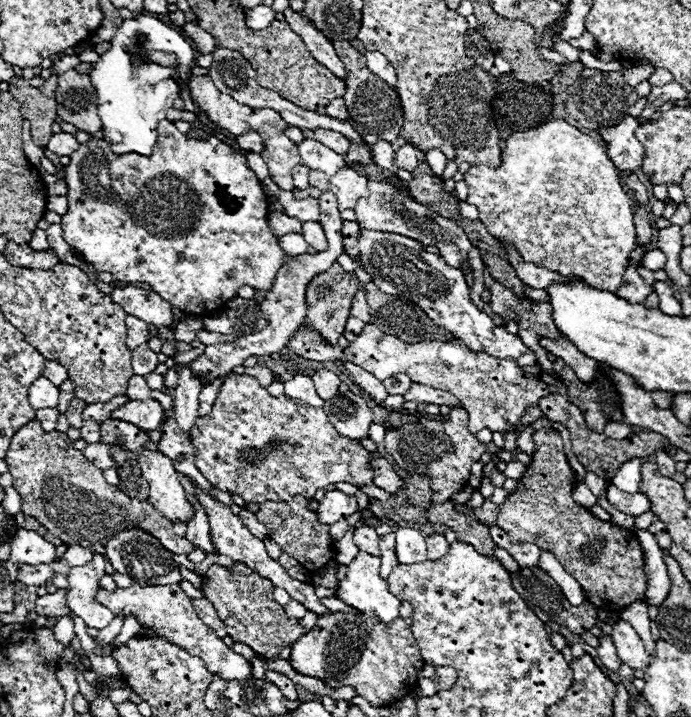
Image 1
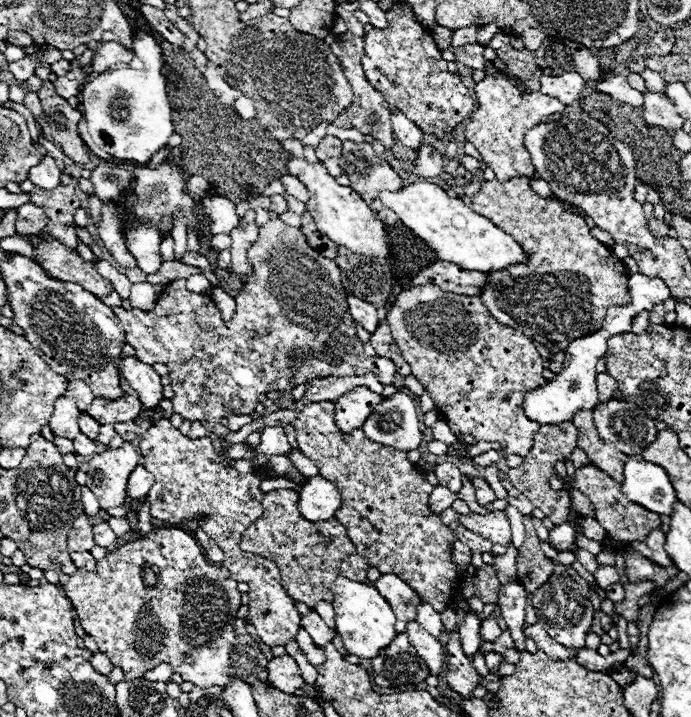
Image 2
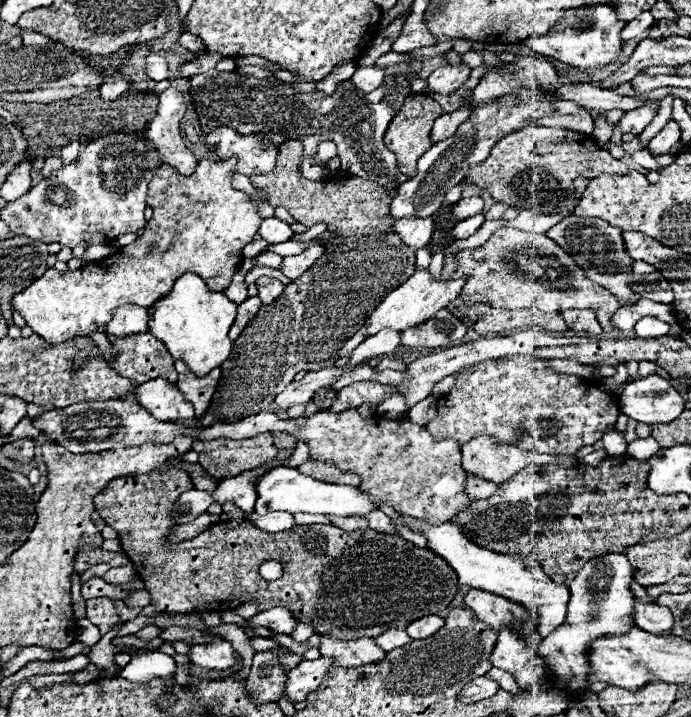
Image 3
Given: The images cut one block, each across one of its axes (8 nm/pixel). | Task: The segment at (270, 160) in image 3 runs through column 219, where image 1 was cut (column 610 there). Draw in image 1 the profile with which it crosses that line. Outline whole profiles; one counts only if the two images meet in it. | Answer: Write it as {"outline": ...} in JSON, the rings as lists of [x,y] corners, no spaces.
{"outline":[[[628,116],[616,126],[598,130],[602,140],[608,144],[608,156],[620,170],[636,170],[644,158],[644,146],[636,140],[636,128],[642,126],[638,118]]]}

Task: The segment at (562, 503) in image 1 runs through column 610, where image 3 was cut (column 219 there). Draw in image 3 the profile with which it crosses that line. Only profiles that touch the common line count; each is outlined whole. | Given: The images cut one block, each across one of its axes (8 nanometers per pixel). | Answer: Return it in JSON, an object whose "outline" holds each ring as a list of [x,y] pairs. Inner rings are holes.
{"outline":[[[168,468],[164,476],[158,476],[156,472],[152,474],[134,474],[134,476],[124,476],[124,478],[118,478],[114,480],[102,494],[98,494],[94,498],[94,506],[96,506],[96,512],[102,516],[102,520],[112,526],[116,532],[118,532],[118,538],[120,538],[120,546],[122,546],[122,552],[132,560],[134,564],[134,570],[138,574],[138,578],[144,580],[146,584],[146,590],[152,594],[152,606],[156,606],[160,612],[168,612],[168,614],[190,614],[190,612],[226,612],[226,610],[236,610],[238,606],[246,604],[246,602],[258,602],[258,612],[264,612],[264,610],[270,610],[270,608],[276,608],[276,606],[284,606],[288,608],[294,618],[298,622],[304,622],[304,624],[310,624],[314,628],[316,634],[330,634],[330,636],[336,636],[338,640],[358,640],[362,636],[368,636],[368,638],[378,638],[380,634],[384,634],[388,628],[398,628],[398,630],[404,630],[412,620],[420,620],[422,616],[430,616],[430,614],[440,614],[444,610],[448,610],[452,598],[456,596],[458,592],[458,576],[456,572],[450,568],[450,564],[446,564],[446,560],[442,560],[438,554],[434,554],[432,550],[428,548],[418,548],[416,544],[404,540],[404,538],[398,538],[398,536],[390,536],[386,532],[374,532],[372,528],[362,528],[362,530],[342,530],[334,524],[306,524],[306,526],[294,526],[290,530],[284,530],[284,532],[276,532],[276,534],[270,534],[270,532],[264,532],[260,528],[256,528],[254,524],[250,524],[246,518],[240,518],[240,520],[232,520],[230,522],[220,522],[220,524],[214,524],[210,526],[208,530],[204,530],[200,536],[196,536],[194,540],[184,540],[184,542],[178,542],[178,544],[166,544],[164,542],[164,536],[168,534],[168,530],[174,526],[172,518],[168,516],[170,514],[170,506],[174,504],[174,500],[178,500],[178,496],[186,490],[192,490],[194,484],[190,480],[190,476],[178,468]],[[268,560],[278,560],[284,568],[282,576],[274,582],[268,582],[260,576],[258,568],[260,564],[268,562]]]}

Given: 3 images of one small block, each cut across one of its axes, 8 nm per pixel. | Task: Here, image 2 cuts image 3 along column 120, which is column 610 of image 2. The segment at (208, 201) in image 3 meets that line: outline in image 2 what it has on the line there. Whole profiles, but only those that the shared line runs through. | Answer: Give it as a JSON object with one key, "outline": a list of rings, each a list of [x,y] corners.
{"outline":[[[514,176],[508,182],[484,180],[480,190],[472,196],[470,208],[492,220],[498,228],[502,228],[510,236],[514,236],[514,240],[518,240],[518,244],[524,248],[528,256],[526,264],[514,266],[514,274],[508,274],[508,270],[488,272],[490,286],[484,288],[482,302],[498,322],[510,324],[514,330],[530,338],[536,334],[544,334],[552,342],[570,342],[574,338],[596,332],[602,326],[608,306],[624,306],[630,302],[626,286],[630,272],[608,246],[604,246],[590,234],[584,220],[586,218],[584,212],[574,214],[566,210],[556,196],[540,198],[530,186],[532,180],[534,178],[528,176]]]}

